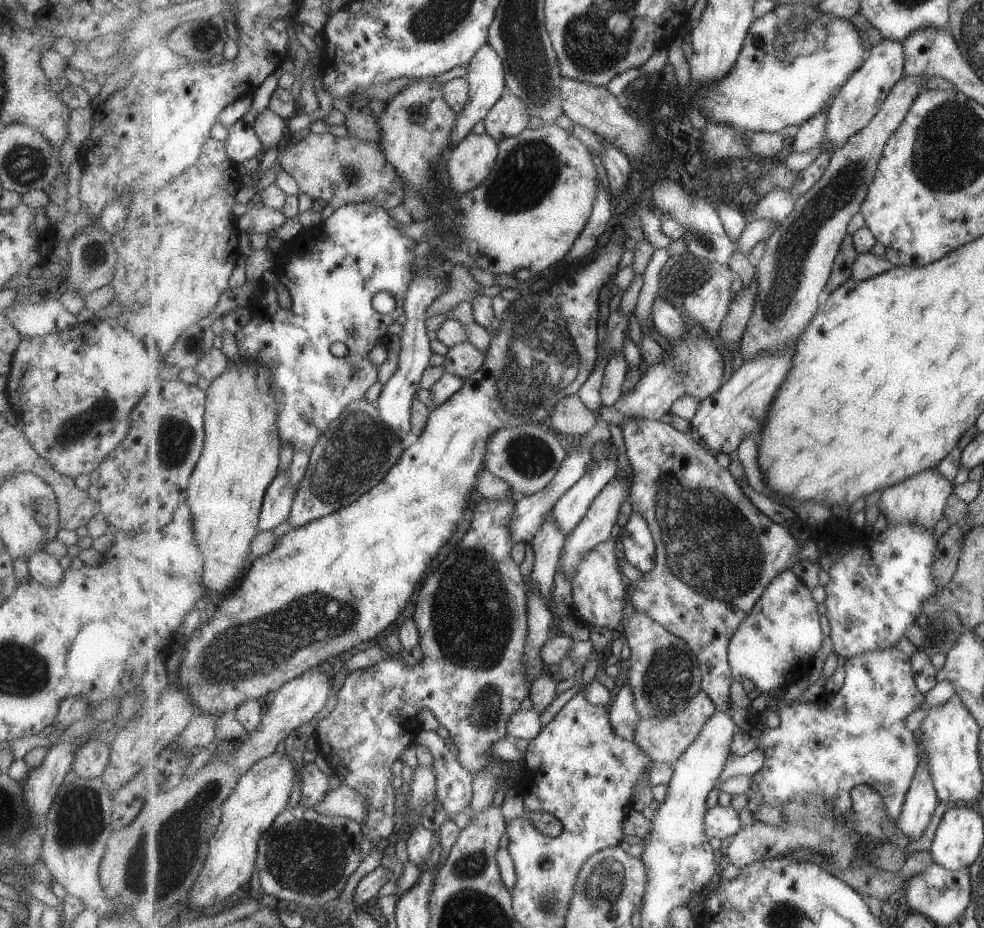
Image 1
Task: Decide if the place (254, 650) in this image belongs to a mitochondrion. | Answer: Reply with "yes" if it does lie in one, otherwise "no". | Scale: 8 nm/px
yes

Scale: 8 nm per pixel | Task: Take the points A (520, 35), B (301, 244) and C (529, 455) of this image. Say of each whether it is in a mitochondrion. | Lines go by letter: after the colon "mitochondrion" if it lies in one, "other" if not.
A: mitochondrion
B: other
C: mitochondrion

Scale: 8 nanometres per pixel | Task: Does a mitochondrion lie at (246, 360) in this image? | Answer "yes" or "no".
no

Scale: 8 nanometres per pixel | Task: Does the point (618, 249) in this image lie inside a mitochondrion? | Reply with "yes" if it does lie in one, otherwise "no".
no

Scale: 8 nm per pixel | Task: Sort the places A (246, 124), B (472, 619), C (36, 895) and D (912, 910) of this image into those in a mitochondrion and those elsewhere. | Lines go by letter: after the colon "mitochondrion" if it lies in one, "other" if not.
A: other
B: mitochondrion
C: other
D: other

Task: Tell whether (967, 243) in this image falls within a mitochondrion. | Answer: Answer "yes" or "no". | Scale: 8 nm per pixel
no

